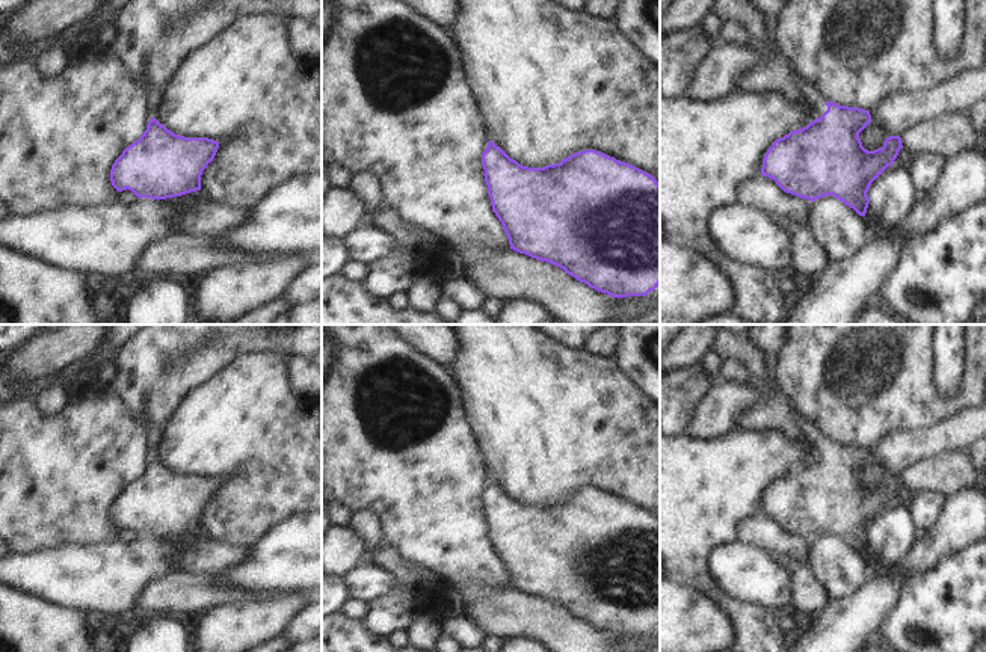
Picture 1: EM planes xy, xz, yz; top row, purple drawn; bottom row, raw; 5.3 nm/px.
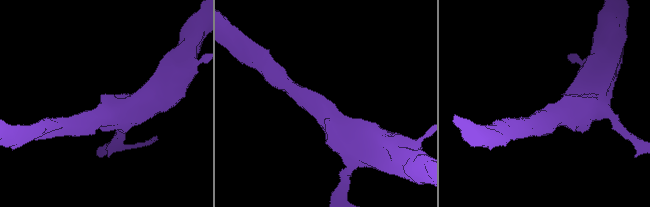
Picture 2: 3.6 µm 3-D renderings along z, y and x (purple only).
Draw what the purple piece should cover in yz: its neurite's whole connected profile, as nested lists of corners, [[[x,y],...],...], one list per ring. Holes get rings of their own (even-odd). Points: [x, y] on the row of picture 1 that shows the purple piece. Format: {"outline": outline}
{"outline": [[[797,69],[791,75],[817,118],[772,143],[764,154],[761,175],[803,199],[832,195],[865,216],[870,204],[867,192],[897,158],[901,137],[889,136],[882,148],[865,149],[859,133],[870,124],[870,112],[840,106]]]}

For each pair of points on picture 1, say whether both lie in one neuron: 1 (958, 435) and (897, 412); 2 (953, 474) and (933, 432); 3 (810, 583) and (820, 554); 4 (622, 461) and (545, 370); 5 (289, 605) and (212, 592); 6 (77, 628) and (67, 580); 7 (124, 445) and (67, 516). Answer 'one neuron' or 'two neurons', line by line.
1: two neurons
2: two neurons
3: two neurons
4: one neuron
5: two neurons
6: two neurons
7: one neuron

